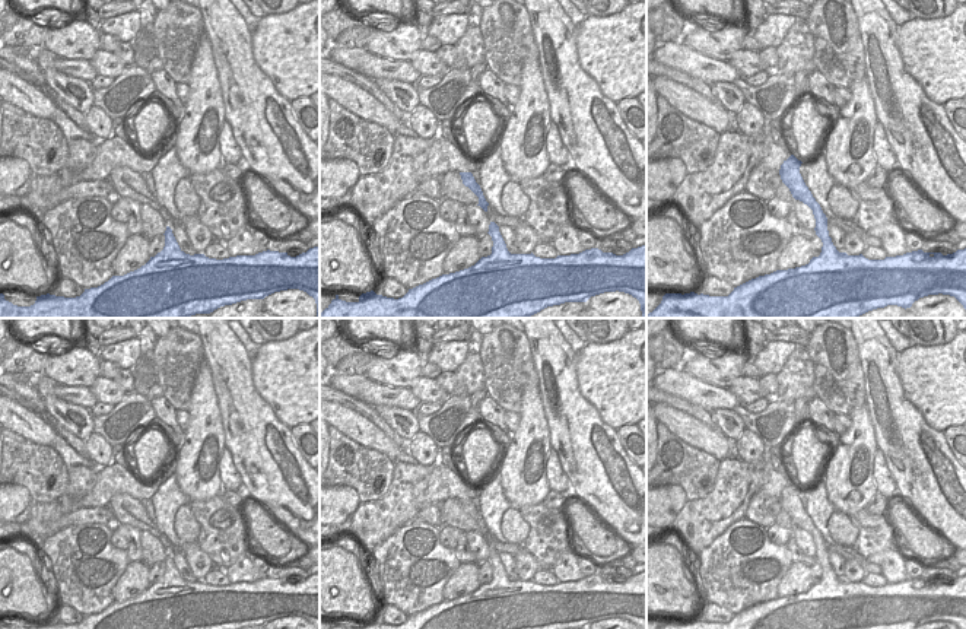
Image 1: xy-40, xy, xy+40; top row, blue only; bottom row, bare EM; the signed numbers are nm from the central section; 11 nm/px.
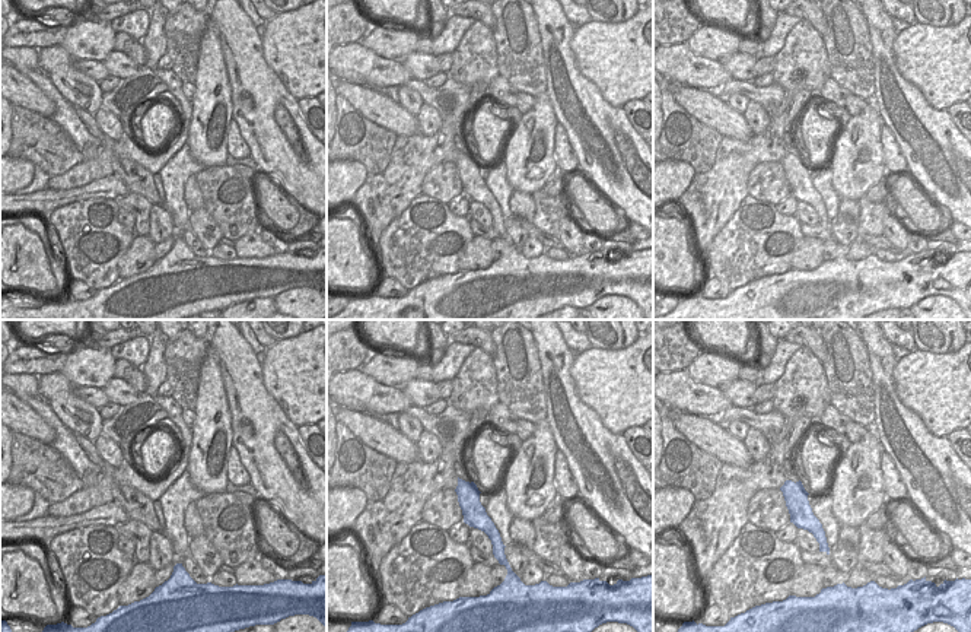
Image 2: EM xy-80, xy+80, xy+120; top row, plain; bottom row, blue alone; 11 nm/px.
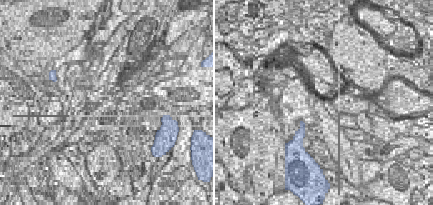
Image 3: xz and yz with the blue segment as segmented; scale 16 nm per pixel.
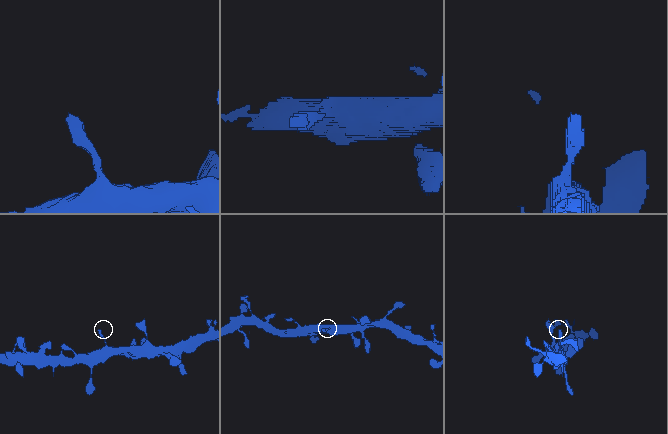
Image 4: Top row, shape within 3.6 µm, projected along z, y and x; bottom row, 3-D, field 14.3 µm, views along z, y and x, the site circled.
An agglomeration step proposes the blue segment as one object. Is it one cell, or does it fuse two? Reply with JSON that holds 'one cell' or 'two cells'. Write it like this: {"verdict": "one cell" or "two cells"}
{"verdict": "one cell"}

